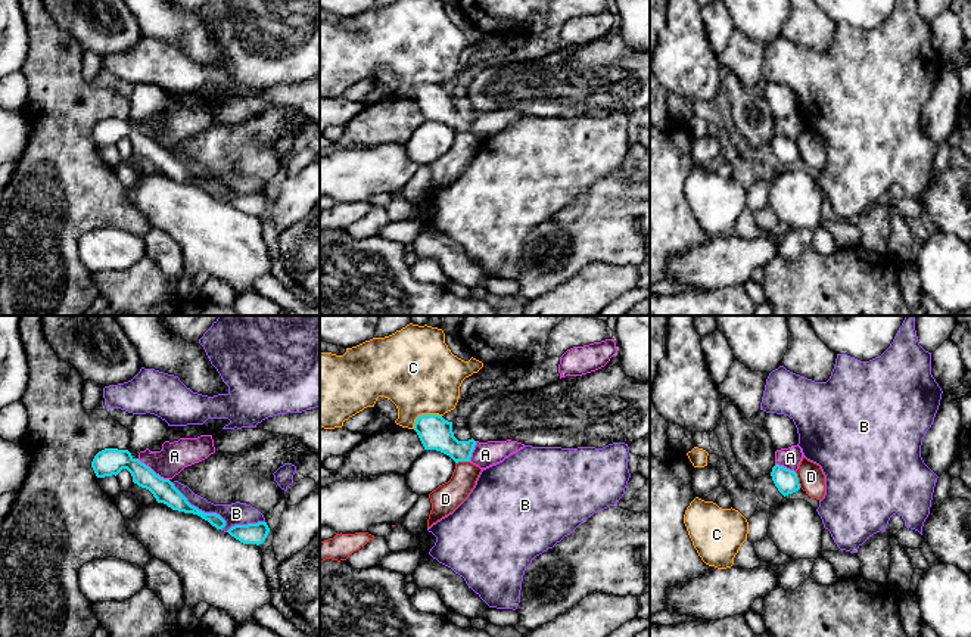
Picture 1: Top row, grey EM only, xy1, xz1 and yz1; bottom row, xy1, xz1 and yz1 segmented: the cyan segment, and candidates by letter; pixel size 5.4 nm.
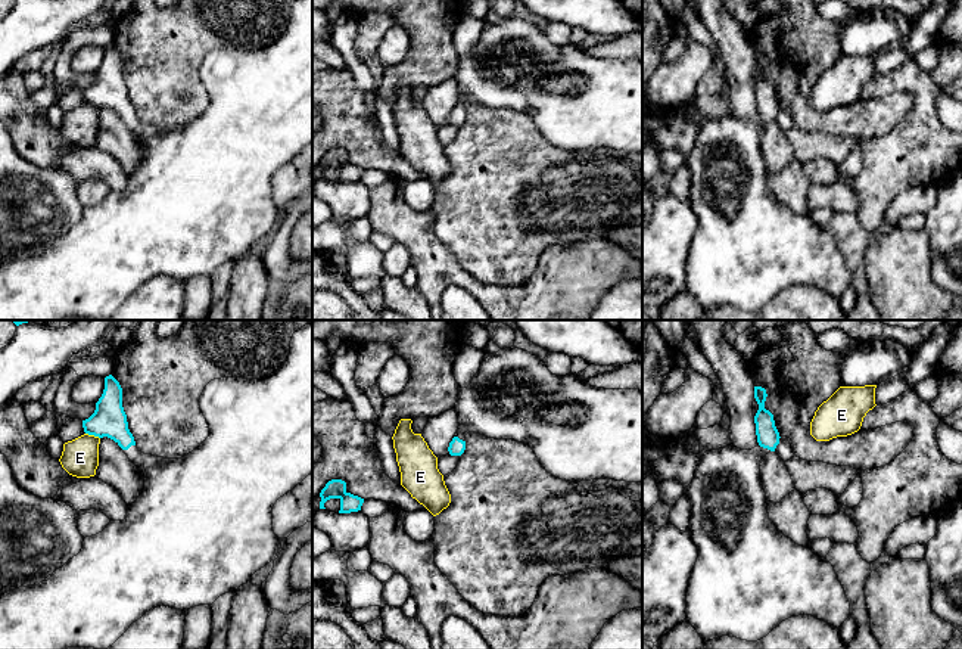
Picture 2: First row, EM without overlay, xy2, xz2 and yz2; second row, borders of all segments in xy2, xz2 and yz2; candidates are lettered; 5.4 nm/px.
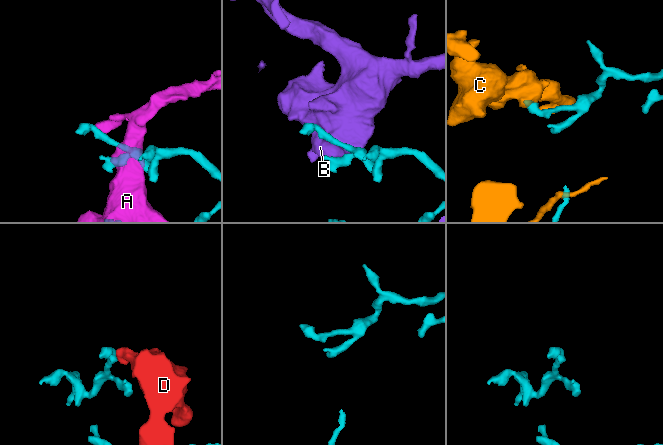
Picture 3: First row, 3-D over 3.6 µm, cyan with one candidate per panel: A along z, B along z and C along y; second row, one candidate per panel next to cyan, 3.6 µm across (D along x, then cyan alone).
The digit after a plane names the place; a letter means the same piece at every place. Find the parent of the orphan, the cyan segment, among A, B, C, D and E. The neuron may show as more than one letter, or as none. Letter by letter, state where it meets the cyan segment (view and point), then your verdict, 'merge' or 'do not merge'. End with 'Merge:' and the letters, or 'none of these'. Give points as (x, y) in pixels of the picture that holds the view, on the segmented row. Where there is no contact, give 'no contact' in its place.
A: xy1 (152, 471) | do not merge
B: xy1 (198, 509) | do not merge
C: xz1 (423, 415) | do not merge
D: yz1 (797, 479) | do not merge
E: xy2 (93, 434) | do not merge
Merge: none of these

